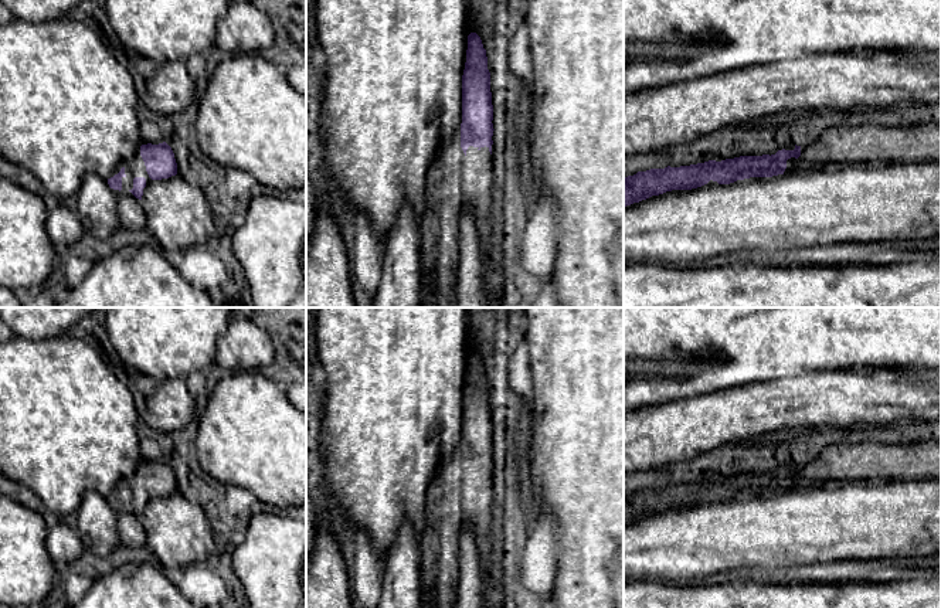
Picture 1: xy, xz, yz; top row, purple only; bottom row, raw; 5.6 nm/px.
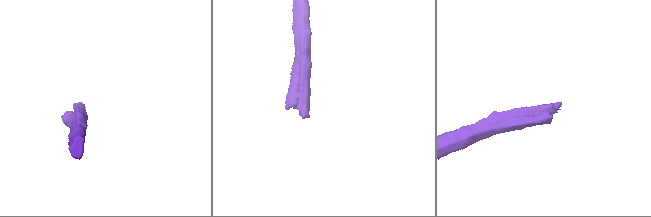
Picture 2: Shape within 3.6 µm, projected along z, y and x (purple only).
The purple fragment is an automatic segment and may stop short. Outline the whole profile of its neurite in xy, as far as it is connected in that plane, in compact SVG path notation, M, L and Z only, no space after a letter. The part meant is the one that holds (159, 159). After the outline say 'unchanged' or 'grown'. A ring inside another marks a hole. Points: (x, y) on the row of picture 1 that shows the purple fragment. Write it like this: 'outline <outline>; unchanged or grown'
outline M142 142L133 157L120 169L118 174L108 179L113 190L122 190L122 179L126 179L126 190L142 200L146 186L152 180L169 179L177 174L177 162L171 147L163 142L152 145Z; grown

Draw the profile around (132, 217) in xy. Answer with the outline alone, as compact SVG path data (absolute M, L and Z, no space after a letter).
M129 190L119 191L118 217L119 227L128 231L142 231L147 225L146 213L140 200Z

